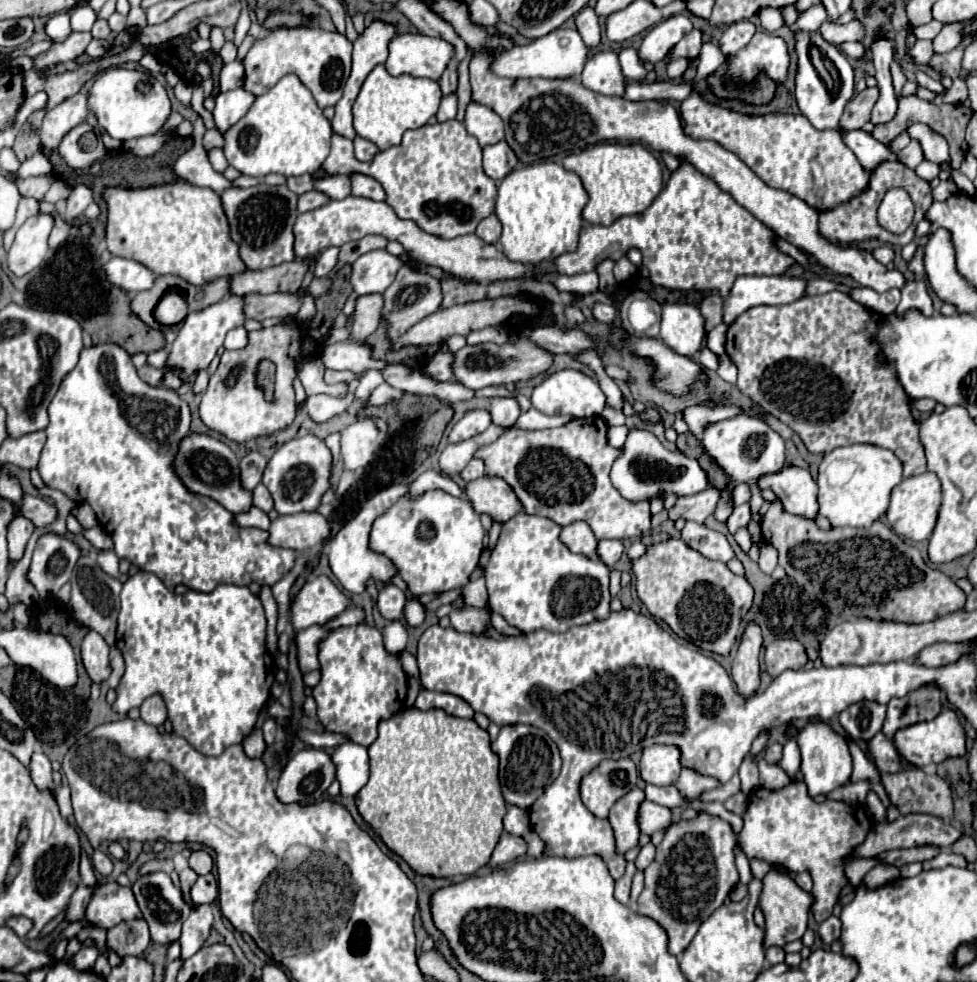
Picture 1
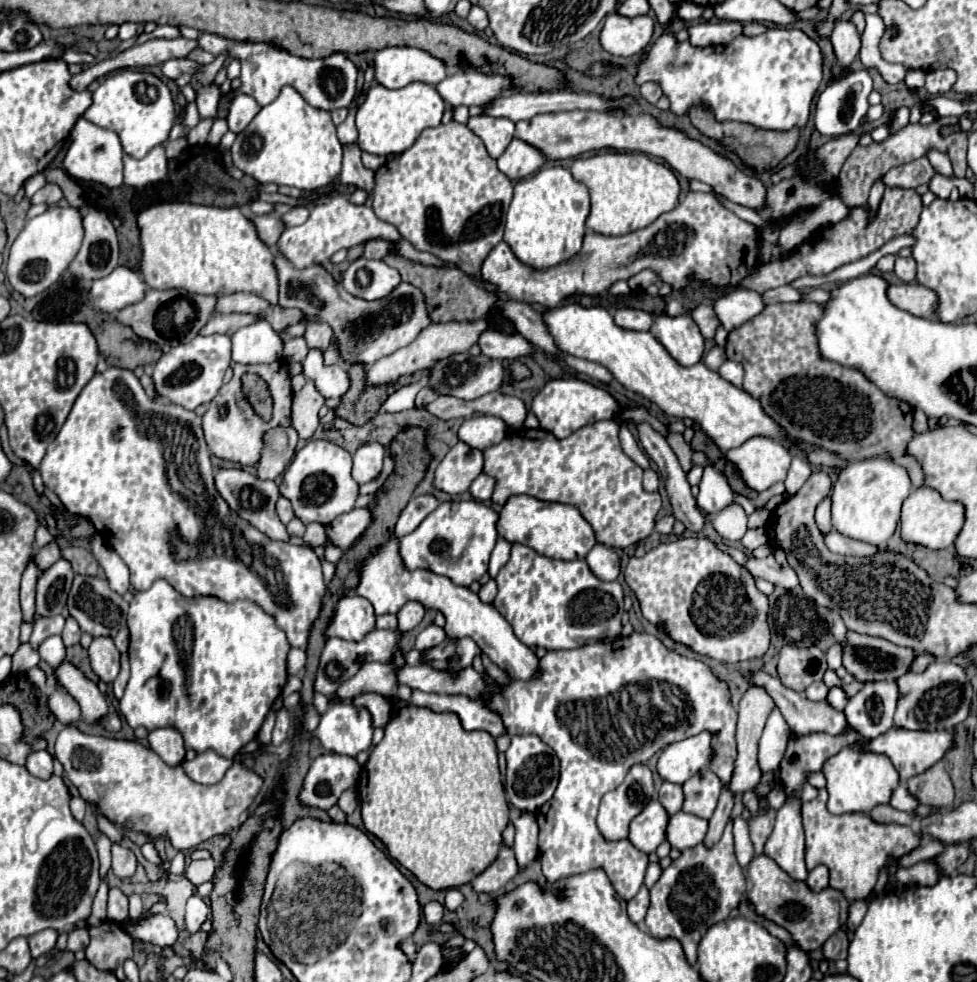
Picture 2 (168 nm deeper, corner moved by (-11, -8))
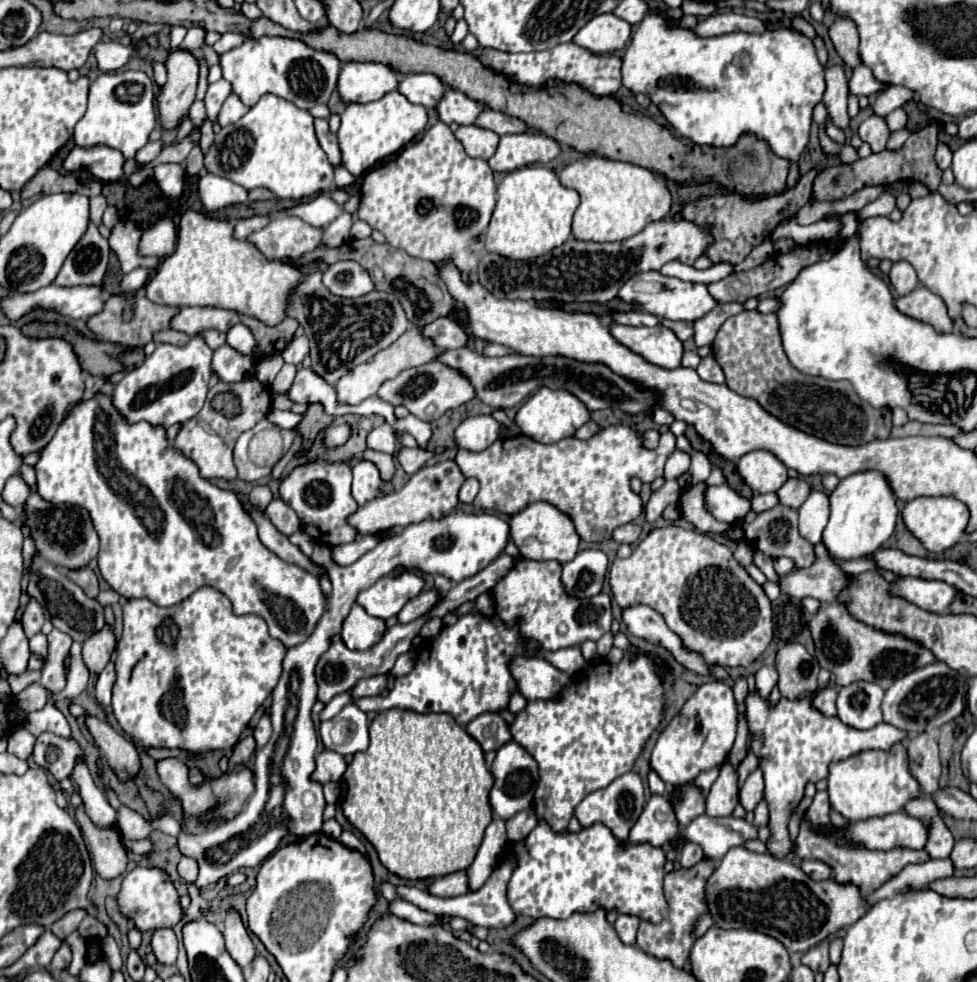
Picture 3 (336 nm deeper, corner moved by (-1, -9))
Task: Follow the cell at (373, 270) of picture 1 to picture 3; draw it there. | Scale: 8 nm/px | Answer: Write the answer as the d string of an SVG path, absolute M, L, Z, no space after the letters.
M341 260L331 264L323 272L323 284L329 292L341 298L359 298L373 290L373 282L365 268L353 260Z

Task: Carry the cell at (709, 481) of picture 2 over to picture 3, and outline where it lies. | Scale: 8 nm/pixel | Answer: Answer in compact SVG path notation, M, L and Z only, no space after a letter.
M711 486L705 492L705 500L707 500L707 508L709 512L721 520L721 522L737 522L743 520L745 514L751 512L751 502L743 496L739 496L733 488L725 486Z

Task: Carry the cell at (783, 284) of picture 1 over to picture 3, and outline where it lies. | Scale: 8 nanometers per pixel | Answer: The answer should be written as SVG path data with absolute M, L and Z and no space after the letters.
M643 272L637 276L631 276L619 290L617 294L623 302L633 304L637 310L655 314L659 318L669 318L669 320L683 320L683 322L693 322L701 316L705 316L717 302L709 296L705 284L691 284L683 282L679 278L667 278L659 272Z

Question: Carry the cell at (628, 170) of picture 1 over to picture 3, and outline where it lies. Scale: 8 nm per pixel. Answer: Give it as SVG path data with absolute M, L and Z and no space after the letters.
M583 156L559 172L563 186L573 188L581 196L581 204L573 216L573 236L585 242L621 242L639 234L647 224L663 220L671 210L671 192L655 172L599 156Z

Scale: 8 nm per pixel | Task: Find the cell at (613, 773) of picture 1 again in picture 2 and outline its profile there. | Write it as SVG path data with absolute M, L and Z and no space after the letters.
M643 763L633 765L625 781L603 795L597 815L597 827L607 839L623 839L629 833L629 821L639 815L653 795L651 769Z

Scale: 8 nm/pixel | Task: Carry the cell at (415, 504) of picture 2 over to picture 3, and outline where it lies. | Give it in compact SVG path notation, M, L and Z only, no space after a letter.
M365 536L361 540L357 538L357 540L349 542L349 544L331 548L331 558L339 566L349 566L349 564L357 562L365 552L369 552L371 548L375 548L377 542L379 542L379 538L375 538L375 536Z

